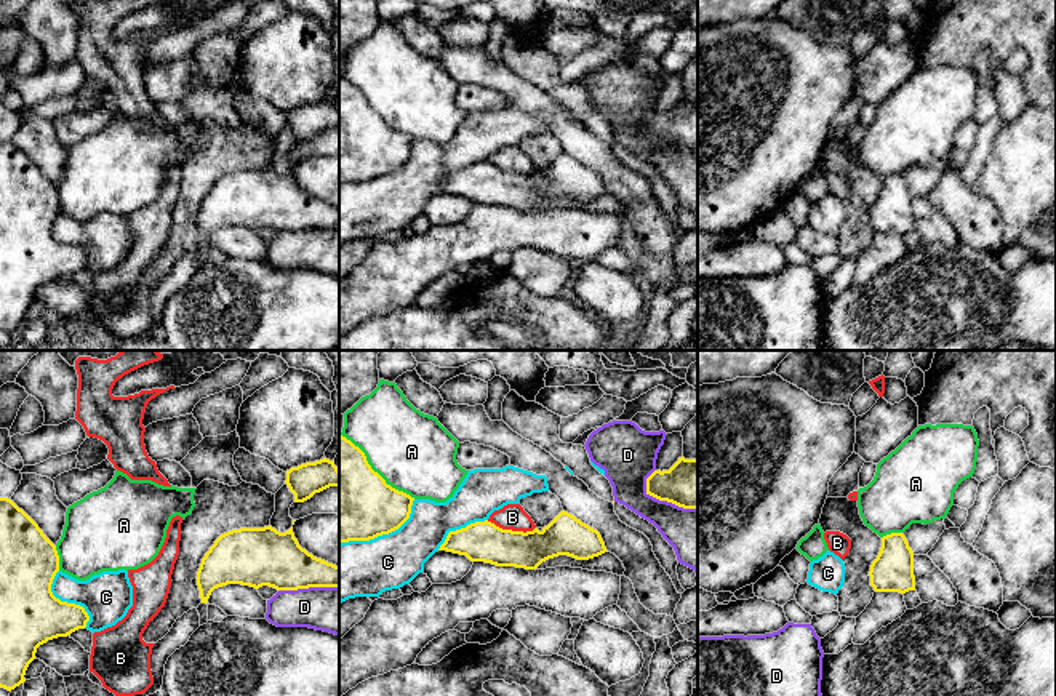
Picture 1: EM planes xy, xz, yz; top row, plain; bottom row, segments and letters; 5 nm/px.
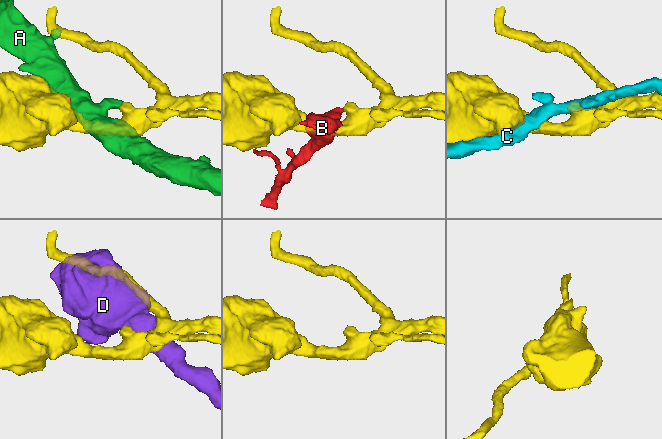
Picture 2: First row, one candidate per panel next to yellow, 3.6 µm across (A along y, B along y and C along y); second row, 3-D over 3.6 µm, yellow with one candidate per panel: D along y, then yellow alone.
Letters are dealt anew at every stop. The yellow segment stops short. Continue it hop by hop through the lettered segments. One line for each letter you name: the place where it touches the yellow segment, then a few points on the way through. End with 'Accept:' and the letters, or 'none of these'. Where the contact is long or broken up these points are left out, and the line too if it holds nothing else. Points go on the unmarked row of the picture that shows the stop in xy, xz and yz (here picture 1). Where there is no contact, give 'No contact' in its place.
Accept: none of these

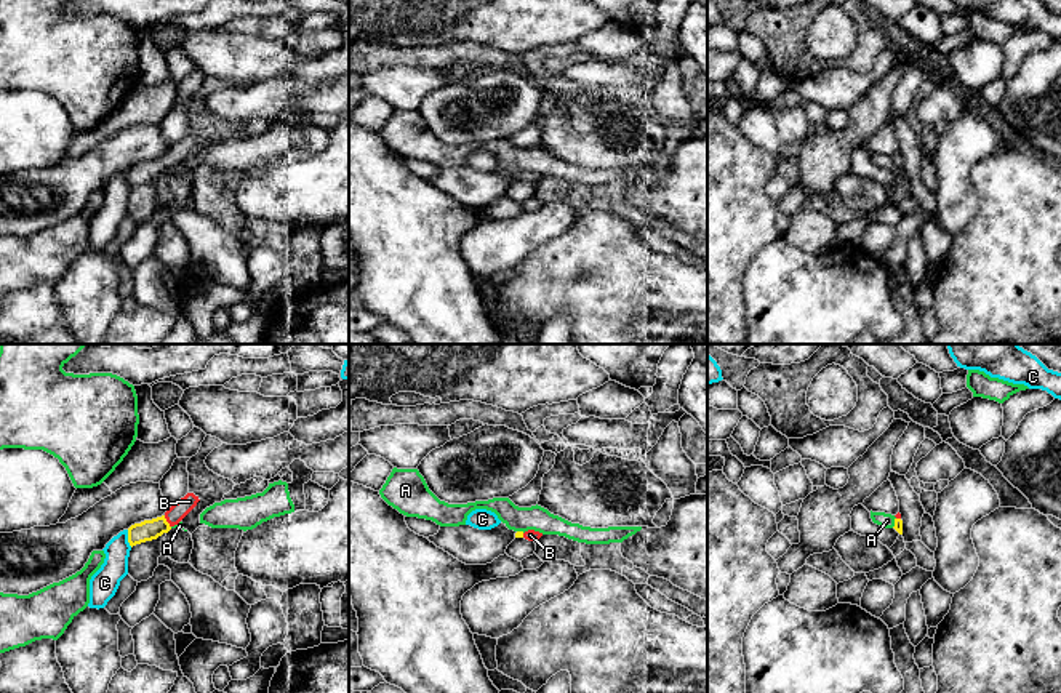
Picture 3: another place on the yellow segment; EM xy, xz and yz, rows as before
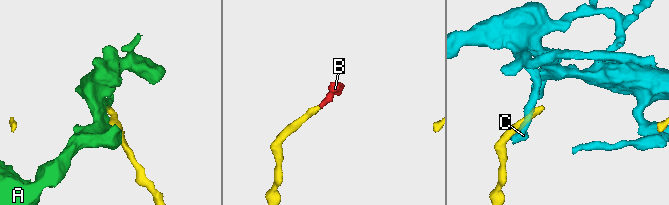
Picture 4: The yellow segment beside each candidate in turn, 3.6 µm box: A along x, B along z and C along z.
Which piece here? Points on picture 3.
B: Touches yellow at xy (167, 164). Path across: xy (148, 172), (167, 164), (178, 152)
Accept: B

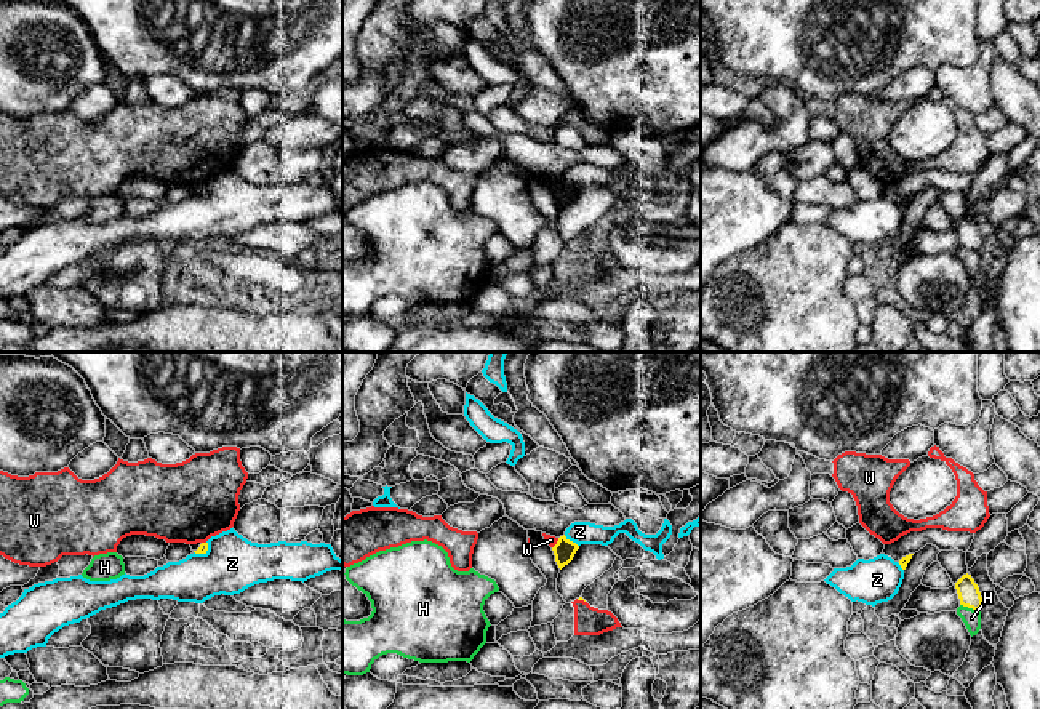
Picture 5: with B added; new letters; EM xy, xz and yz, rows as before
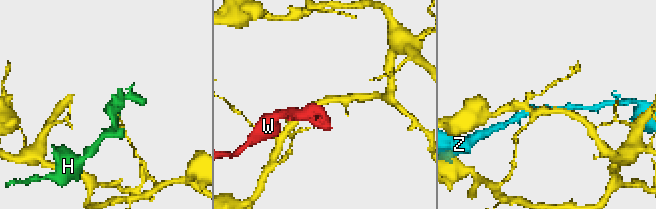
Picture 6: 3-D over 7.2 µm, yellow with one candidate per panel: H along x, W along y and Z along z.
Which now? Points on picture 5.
Accept: none of these

